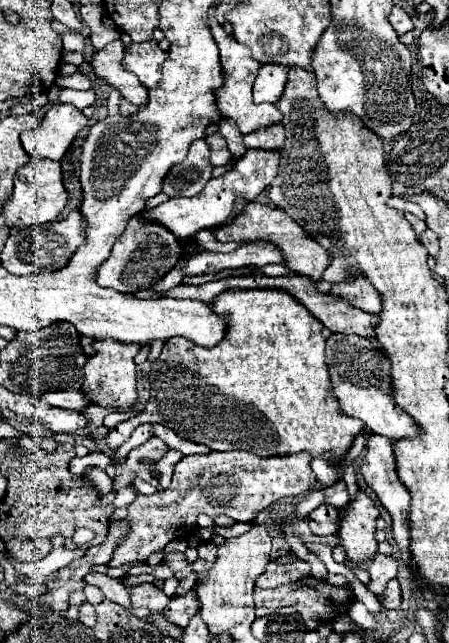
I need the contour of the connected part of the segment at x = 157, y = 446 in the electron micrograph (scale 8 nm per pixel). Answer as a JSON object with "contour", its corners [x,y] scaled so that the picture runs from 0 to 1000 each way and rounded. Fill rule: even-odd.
{"contour":[[[341,678],[341,681],[336,681],[336,684],[327,684],[323,691],[314,691],[314,694],[296,697],[296,700],[283,706],[278,722],[283,722],[287,734],[296,734],[301,740],[310,740],[310,743],[327,747],[332,725],[336,725],[341,719],[359,715],[359,712],[363,712],[363,706],[367,706],[372,700],[376,700],[376,697],[372,697],[372,691]]]}

